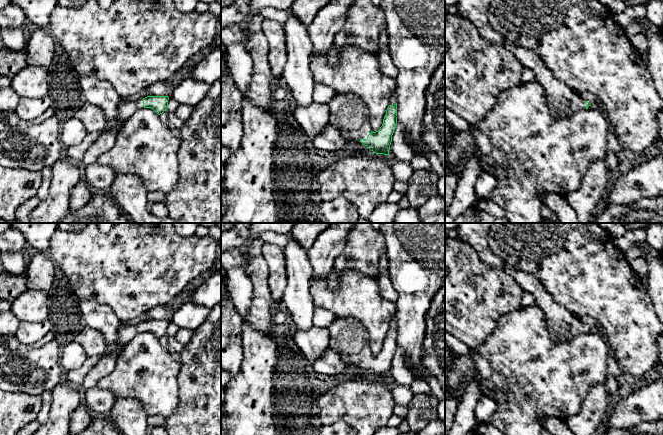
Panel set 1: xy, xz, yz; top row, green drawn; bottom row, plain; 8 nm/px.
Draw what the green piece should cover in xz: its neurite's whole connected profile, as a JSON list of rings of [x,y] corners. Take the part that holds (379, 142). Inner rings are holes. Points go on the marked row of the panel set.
[[[395,92],[390,97],[383,124],[376,132],[371,131],[367,105],[356,95],[352,93],[339,93],[329,102],[328,106],[329,123],[338,129],[345,140],[359,141],[367,146],[373,153],[389,155],[392,135],[397,126],[397,96]]]

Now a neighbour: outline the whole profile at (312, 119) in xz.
[[[312,102],[309,106],[297,106],[293,119],[312,141],[329,123],[329,106]]]

